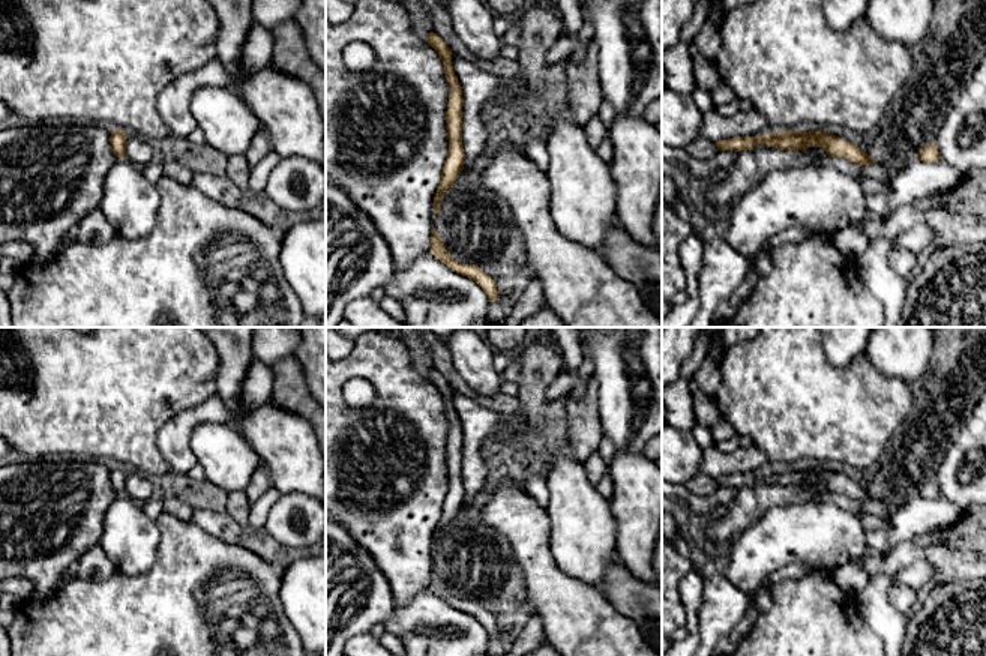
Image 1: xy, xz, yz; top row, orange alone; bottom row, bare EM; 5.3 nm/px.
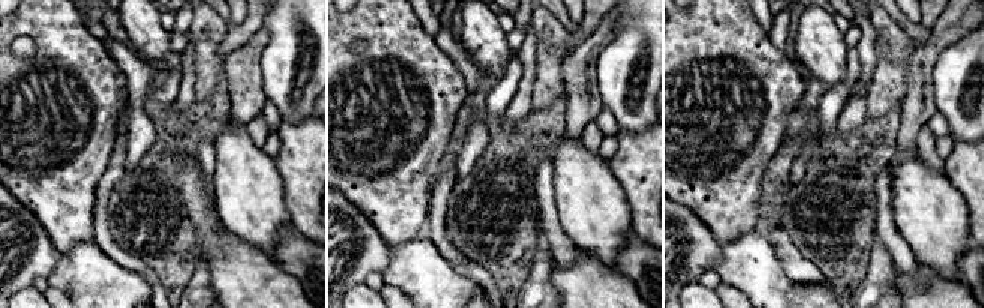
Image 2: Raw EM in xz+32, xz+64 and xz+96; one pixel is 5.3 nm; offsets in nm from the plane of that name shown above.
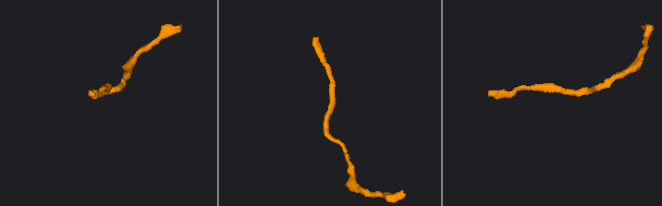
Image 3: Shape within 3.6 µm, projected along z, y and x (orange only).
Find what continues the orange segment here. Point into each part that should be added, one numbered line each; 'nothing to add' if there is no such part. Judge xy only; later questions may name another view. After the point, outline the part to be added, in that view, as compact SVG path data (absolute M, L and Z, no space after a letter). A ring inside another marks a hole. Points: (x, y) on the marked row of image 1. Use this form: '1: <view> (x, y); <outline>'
nothing to add

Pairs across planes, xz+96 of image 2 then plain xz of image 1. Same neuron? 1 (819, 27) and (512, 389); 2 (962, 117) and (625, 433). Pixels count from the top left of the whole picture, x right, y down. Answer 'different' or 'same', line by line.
1: different
2: same

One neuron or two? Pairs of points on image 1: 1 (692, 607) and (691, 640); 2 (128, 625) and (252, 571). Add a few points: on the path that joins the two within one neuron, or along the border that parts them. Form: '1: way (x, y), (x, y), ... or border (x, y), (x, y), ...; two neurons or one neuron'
1: way (692, 614), (692, 632); one neuron
2: way (159, 598), (195, 562), (221, 562); one neuron

